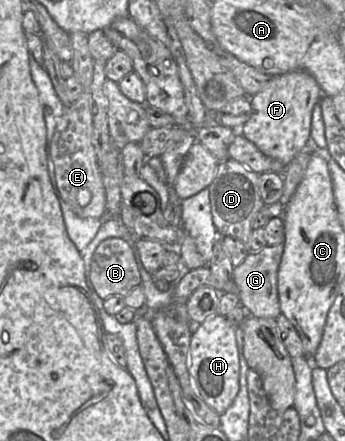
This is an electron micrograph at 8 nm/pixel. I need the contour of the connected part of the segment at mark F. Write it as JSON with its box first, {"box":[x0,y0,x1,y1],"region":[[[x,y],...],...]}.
{"box":[236,70,327,166],"region":[[[293,70],[273,76],[267,85],[250,97],[251,115],[248,121],[236,130],[265,155],[287,166],[300,152],[310,146],[311,120],[315,105],[327,96],[321,91],[316,79],[306,71]]]}

